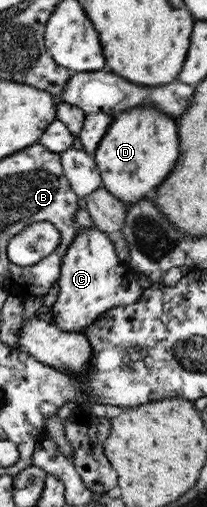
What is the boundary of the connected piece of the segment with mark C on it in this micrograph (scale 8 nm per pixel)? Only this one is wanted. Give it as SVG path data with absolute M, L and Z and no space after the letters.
M79 227L77 237L67 248L56 282L60 292L57 301L50 308L55 316L54 324L61 331L82 334L108 309L135 303L141 297L144 288L139 285L139 275L126 274L128 265L118 259L112 241L99 229Z

